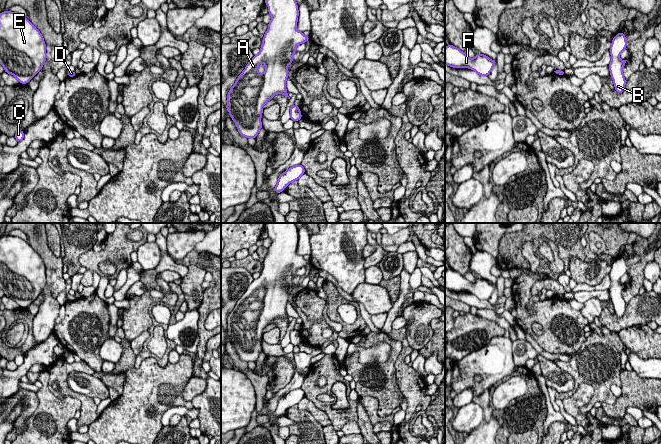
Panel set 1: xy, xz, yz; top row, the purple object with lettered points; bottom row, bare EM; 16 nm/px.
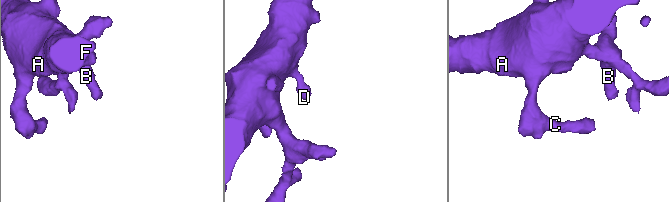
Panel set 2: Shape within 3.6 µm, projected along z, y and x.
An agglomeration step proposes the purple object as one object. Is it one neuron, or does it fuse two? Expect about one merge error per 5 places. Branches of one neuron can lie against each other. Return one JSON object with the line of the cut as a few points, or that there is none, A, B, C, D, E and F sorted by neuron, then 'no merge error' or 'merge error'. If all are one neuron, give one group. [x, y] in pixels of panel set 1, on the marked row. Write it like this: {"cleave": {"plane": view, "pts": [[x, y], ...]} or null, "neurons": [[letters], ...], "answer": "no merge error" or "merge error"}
{"cleave": null, "neurons": [["A", "B", "C", "D", "E", "F"]], "answer": "no merge error"}

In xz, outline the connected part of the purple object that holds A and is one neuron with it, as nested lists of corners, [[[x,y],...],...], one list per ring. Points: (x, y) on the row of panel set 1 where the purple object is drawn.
[[[265,0],[265,4],[271,15],[271,21],[263,36],[260,52],[247,63],[227,94],[226,109],[240,135],[247,139],[256,138],[263,128],[261,122],[263,106],[268,101],[276,94],[282,94],[290,99],[286,89],[288,66],[293,62],[296,47],[310,39],[297,30],[299,10],[296,0]]]

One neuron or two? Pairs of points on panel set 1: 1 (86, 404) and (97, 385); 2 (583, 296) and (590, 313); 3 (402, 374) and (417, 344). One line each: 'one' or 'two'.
1: two
2: two
3: two

